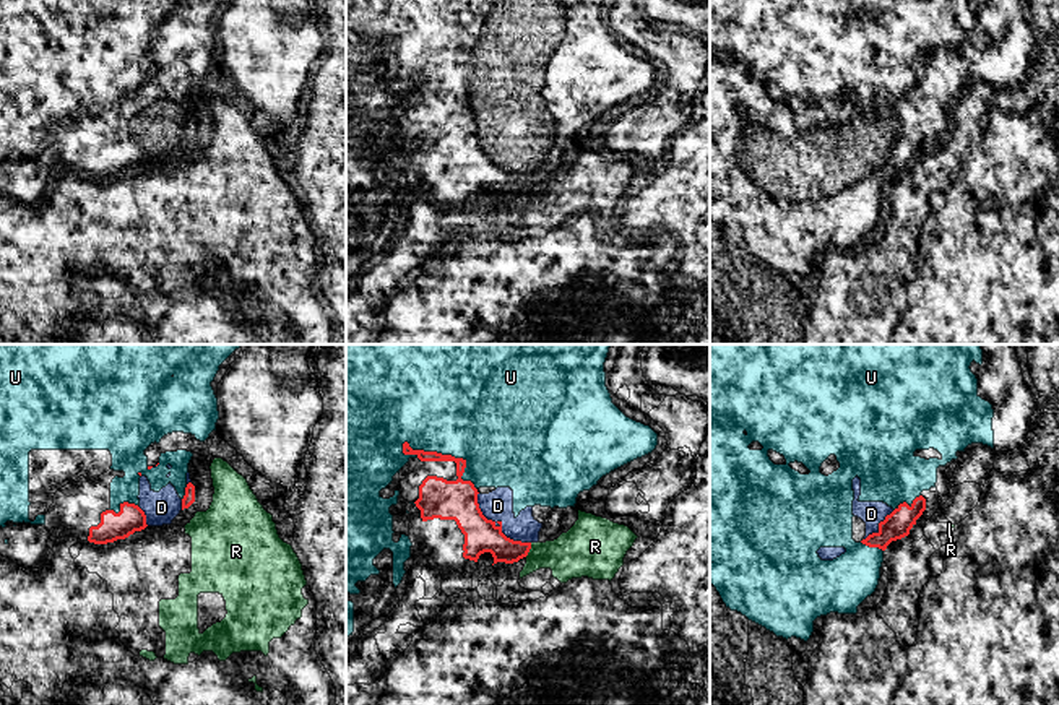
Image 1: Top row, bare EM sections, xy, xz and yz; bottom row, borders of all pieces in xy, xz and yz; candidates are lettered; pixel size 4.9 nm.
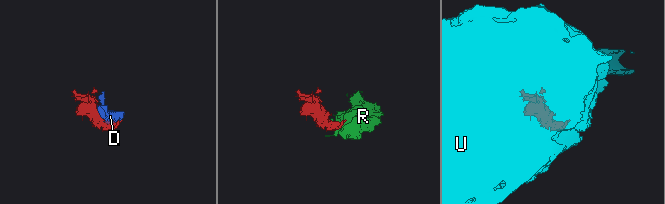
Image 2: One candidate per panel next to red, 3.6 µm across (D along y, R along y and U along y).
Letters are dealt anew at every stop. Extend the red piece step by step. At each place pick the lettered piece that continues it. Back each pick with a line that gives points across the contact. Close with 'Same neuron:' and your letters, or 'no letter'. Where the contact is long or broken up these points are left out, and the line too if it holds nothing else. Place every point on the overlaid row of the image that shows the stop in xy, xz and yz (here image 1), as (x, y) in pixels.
Same neuron: D, U

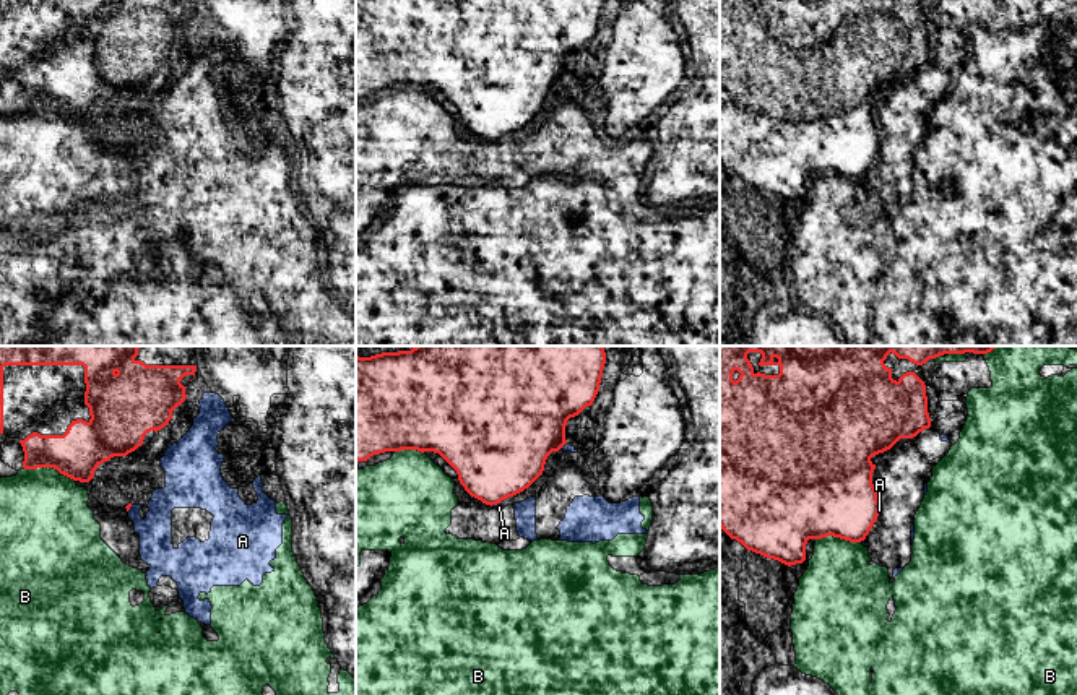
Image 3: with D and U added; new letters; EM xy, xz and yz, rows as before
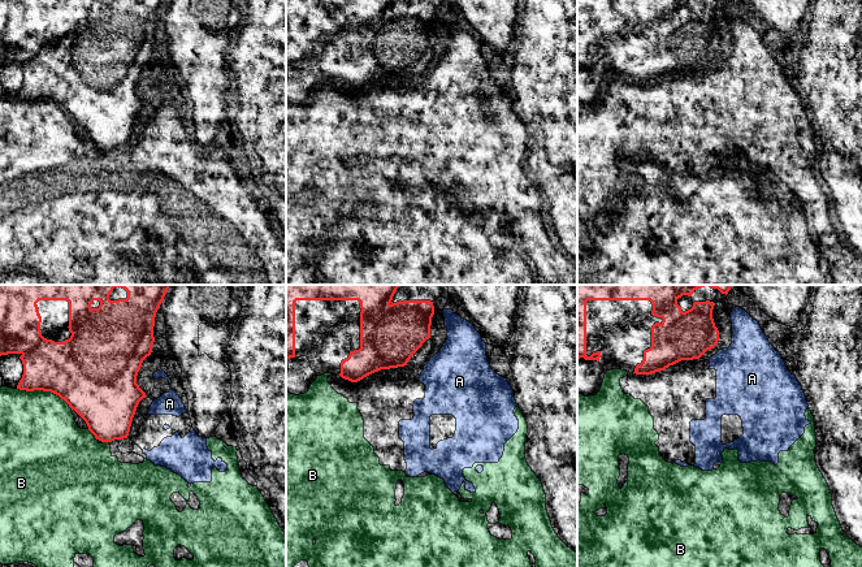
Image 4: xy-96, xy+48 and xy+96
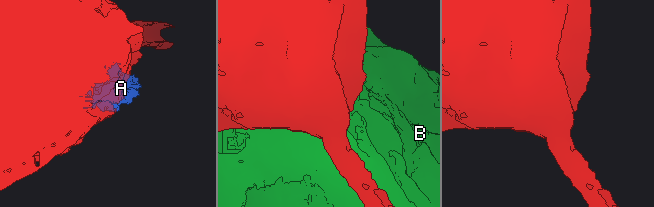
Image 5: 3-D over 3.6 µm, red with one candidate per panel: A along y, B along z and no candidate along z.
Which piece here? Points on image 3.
Same neuron: no letter

